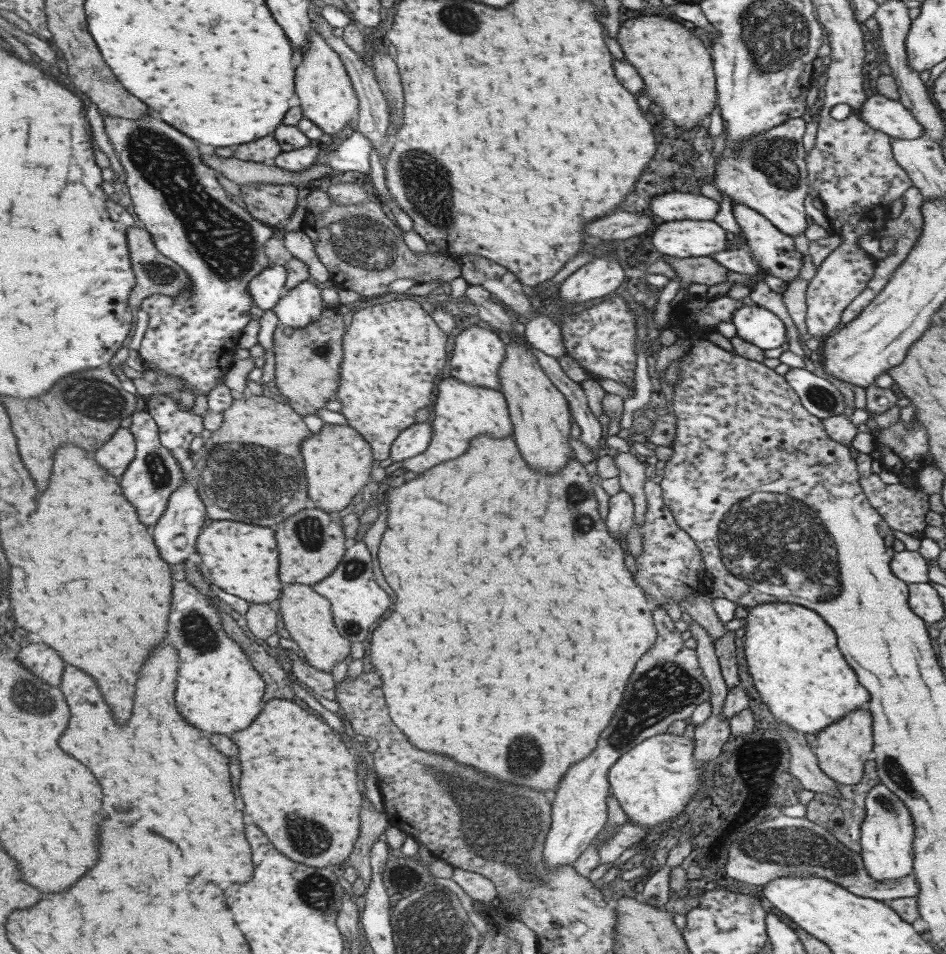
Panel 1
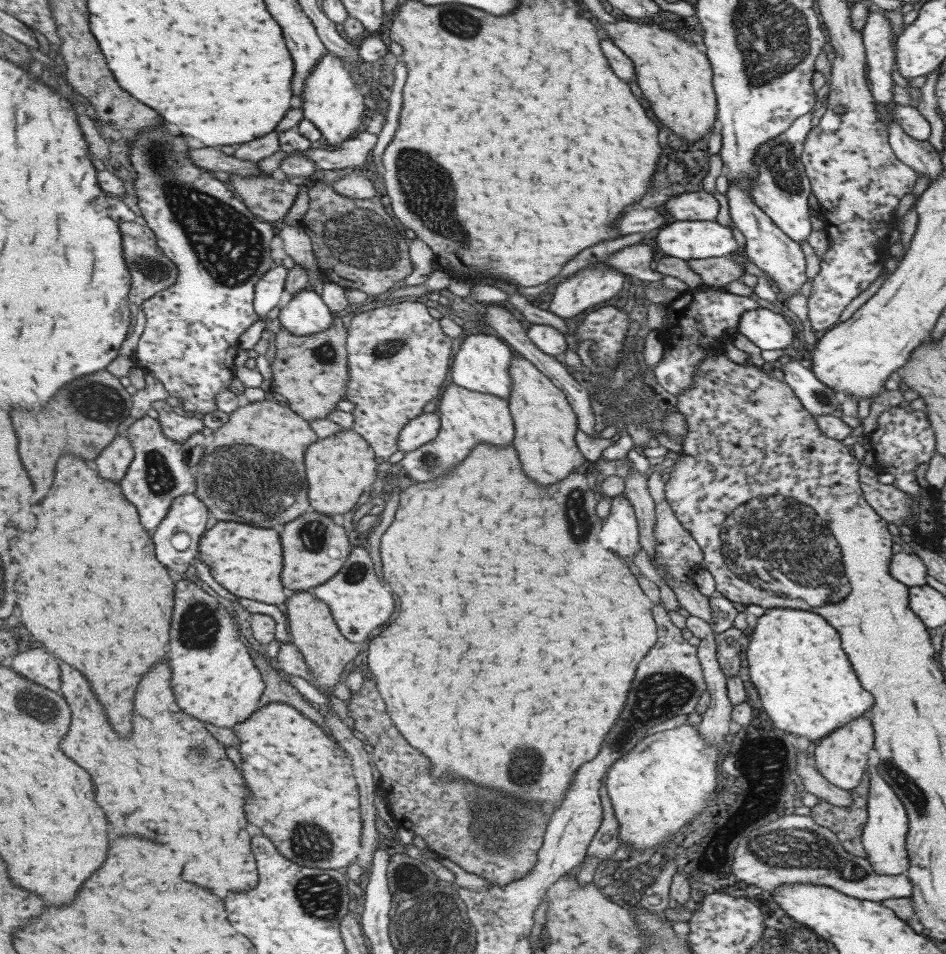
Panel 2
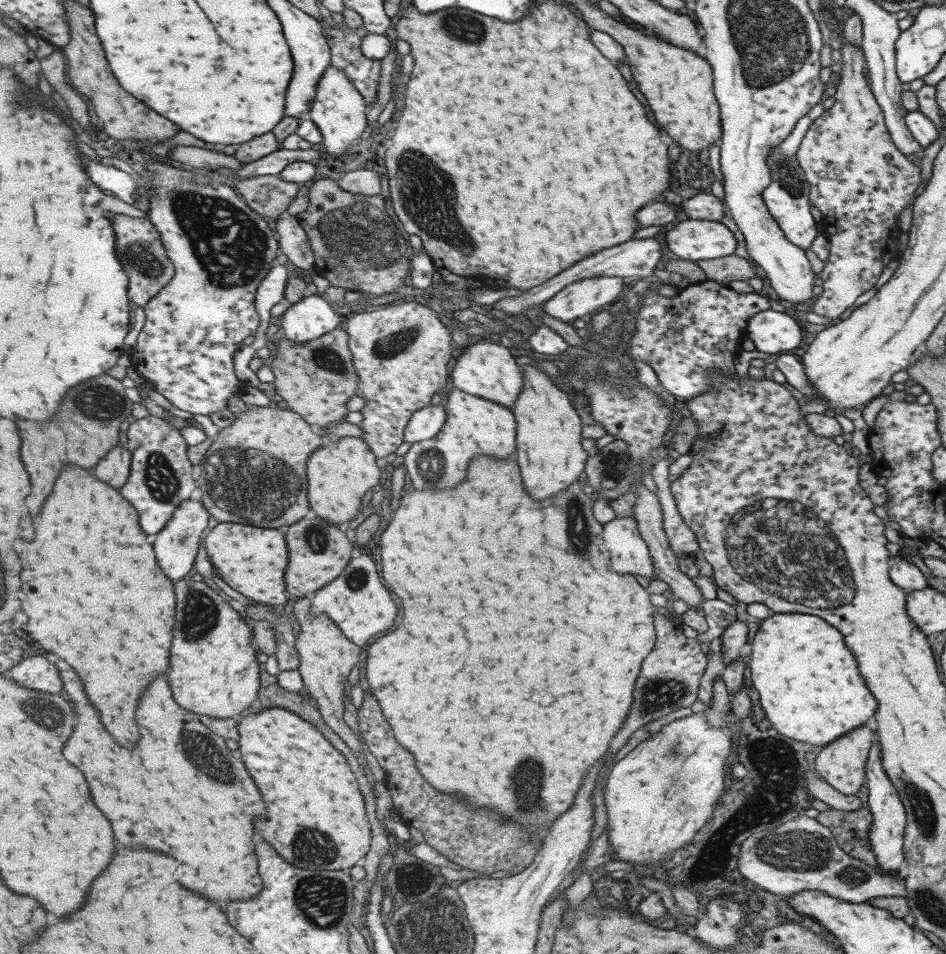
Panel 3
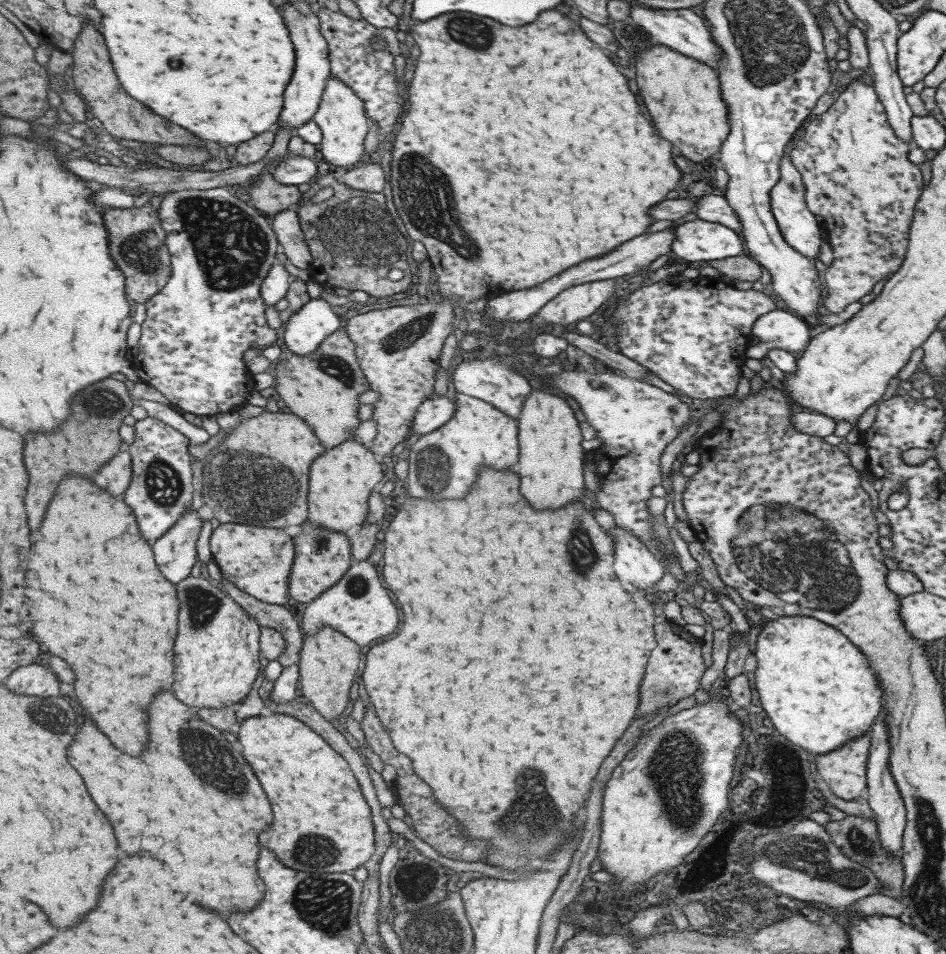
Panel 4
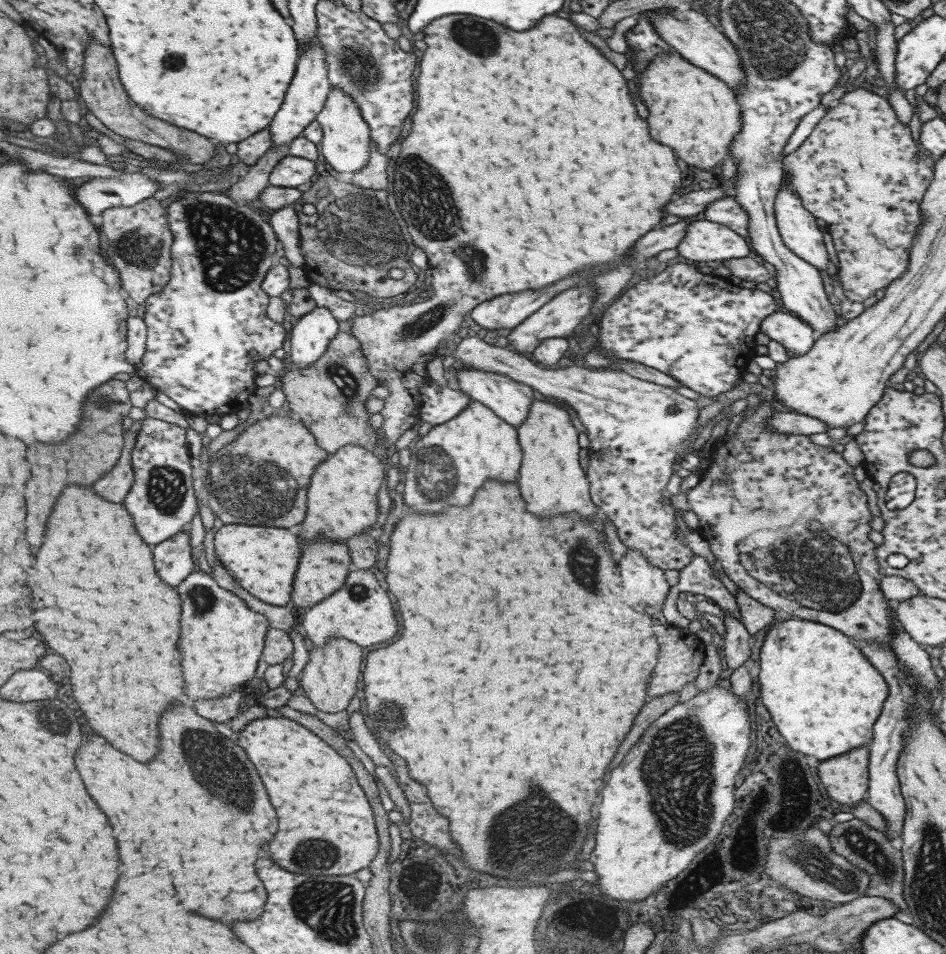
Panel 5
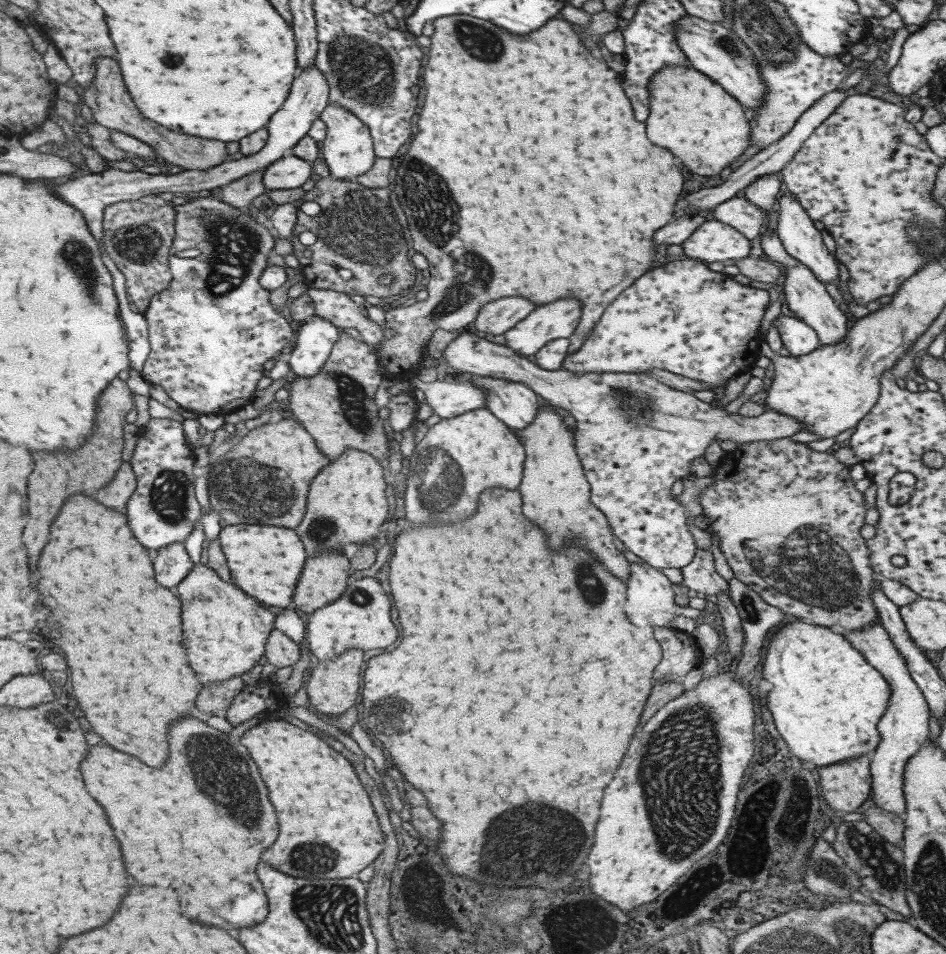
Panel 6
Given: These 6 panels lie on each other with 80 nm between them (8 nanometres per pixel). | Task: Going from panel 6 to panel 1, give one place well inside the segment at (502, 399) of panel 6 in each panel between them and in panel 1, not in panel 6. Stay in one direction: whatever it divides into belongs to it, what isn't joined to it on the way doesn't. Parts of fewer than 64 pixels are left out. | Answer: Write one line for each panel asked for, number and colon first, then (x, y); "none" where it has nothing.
1: (476, 355)
2: (480, 365)
3: (484, 369)
4: (490, 379)
5: (509, 400)

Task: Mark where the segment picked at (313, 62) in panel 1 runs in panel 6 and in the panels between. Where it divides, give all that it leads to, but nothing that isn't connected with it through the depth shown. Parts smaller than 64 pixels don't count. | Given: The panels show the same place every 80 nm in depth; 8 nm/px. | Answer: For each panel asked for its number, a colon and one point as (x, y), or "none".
2: (334, 102)
3: (340, 111)
4: (343, 118)
5: (347, 144)
6: (348, 149)

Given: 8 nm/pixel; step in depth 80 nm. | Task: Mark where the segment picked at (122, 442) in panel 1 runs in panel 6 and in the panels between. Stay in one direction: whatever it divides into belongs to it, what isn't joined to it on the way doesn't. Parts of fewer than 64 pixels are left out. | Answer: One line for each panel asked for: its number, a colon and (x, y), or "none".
2: (114, 463)
3: (115, 468)
4: (116, 475)
5: (116, 484)
6: (117, 493)

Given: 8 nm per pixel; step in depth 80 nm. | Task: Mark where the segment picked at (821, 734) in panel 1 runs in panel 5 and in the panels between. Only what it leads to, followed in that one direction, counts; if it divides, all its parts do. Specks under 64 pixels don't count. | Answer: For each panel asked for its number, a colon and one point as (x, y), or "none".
2: (841, 757)
3: (840, 763)
4: (843, 769)
5: (845, 777)

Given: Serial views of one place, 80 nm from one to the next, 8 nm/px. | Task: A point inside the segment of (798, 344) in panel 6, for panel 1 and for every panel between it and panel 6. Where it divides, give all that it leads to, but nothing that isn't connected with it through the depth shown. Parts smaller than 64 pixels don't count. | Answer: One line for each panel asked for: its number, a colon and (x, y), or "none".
1: (754, 324)
2: (766, 328)
3: (772, 330)
4: (779, 329)
5: (796, 336)

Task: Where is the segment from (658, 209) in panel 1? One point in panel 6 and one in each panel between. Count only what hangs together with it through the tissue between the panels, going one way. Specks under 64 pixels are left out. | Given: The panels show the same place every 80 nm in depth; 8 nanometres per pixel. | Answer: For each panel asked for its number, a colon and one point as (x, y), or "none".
2: (699, 205)
3: (704, 206)
4: (713, 208)
5: (724, 210)
6: (746, 218)

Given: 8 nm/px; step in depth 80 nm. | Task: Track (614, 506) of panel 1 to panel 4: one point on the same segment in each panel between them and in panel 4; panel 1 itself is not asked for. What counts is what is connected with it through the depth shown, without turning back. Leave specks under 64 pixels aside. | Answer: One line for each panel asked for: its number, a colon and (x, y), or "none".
2: (619, 533)
3: (629, 554)
4: (635, 565)

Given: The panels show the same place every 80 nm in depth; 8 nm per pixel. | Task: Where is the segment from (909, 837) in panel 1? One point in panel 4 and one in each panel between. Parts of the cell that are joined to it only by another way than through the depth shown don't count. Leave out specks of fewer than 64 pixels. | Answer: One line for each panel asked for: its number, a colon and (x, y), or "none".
2: (883, 836)
3: (886, 830)
4: (881, 793)

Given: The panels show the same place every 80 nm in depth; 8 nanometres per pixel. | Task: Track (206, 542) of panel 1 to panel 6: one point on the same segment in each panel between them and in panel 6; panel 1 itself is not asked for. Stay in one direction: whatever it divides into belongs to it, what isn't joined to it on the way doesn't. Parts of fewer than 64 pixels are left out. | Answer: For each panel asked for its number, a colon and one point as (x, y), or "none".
2: (248, 561)
3: (252, 560)
4: (258, 560)
5: (263, 560)
6: (266, 561)

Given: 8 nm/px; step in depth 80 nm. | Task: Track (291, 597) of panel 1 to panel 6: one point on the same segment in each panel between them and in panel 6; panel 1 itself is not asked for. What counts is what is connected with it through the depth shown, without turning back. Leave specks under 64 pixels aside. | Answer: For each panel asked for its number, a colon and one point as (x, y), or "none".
2: (314, 631)
3: (328, 655)
4: (329, 661)
5: (330, 679)
6: (333, 687)

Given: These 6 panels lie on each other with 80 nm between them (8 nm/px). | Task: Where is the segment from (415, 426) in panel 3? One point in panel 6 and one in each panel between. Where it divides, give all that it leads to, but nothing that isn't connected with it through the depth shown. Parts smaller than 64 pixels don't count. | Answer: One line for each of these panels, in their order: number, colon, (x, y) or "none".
4: (435, 413)
5: (439, 404)
6: (447, 400)

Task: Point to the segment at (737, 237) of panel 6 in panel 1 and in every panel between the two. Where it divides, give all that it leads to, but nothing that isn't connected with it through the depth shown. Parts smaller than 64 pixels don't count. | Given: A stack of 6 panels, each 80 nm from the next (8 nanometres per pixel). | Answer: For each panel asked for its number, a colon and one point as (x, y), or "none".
1: (680, 238)
2: (689, 239)
3: (691, 240)
4: (696, 241)
5: (704, 242)

